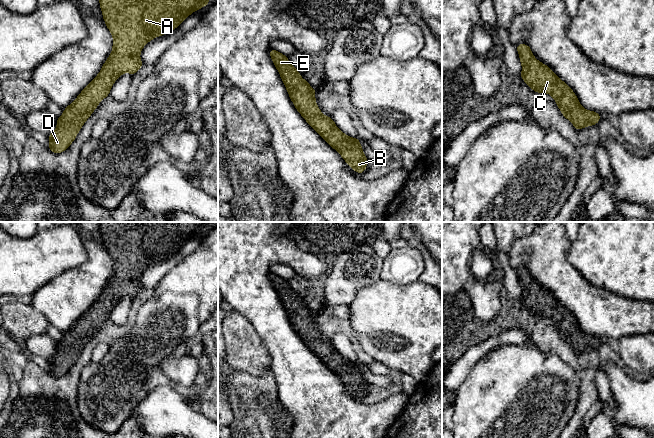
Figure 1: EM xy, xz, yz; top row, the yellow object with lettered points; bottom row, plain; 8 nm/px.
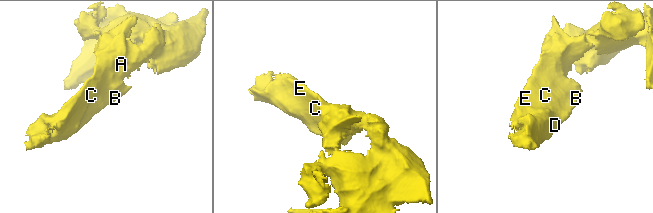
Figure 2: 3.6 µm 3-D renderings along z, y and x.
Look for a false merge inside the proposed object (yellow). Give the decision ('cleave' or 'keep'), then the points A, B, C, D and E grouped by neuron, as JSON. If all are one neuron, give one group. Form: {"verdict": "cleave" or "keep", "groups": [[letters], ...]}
{"verdict": "keep", "groups": [["A", "B", "C", "D", "E"]]}

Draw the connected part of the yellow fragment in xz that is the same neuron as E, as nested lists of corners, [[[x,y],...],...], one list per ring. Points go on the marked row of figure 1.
[[[271,49],[269,51],[275,67],[280,73],[287,92],[308,124],[335,150],[346,163],[357,173],[366,170],[368,159],[358,138],[351,138],[340,131],[332,118],[325,116],[316,105],[314,90],[291,64],[285,55]]]

